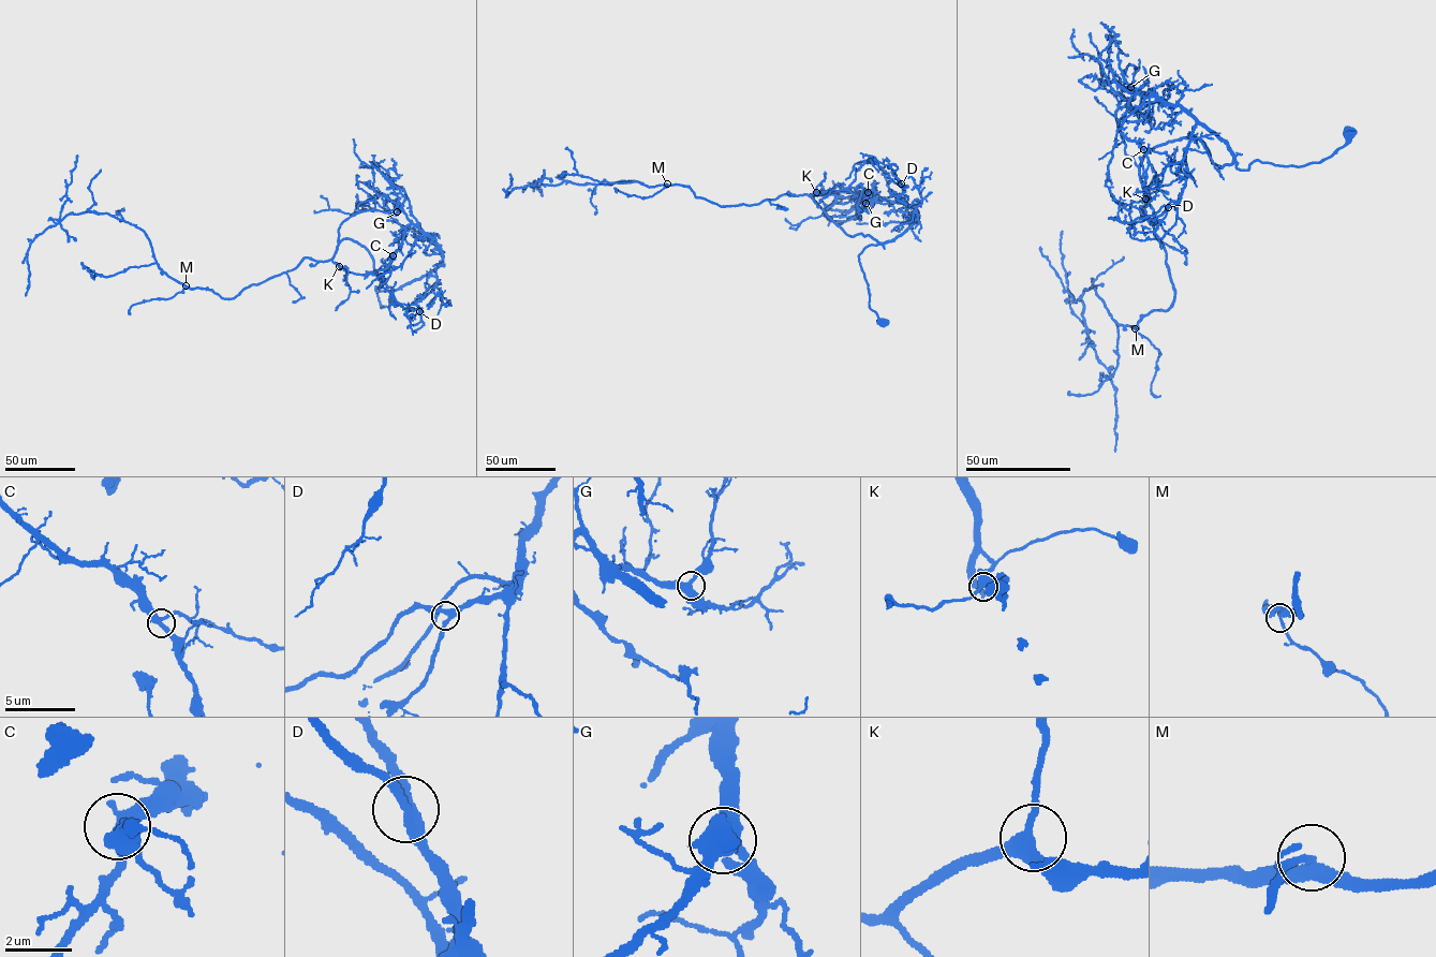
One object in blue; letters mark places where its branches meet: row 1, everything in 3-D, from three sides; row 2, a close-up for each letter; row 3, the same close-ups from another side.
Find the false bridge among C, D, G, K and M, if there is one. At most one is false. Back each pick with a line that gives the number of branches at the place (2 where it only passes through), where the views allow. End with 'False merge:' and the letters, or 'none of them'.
False merge: none of them

